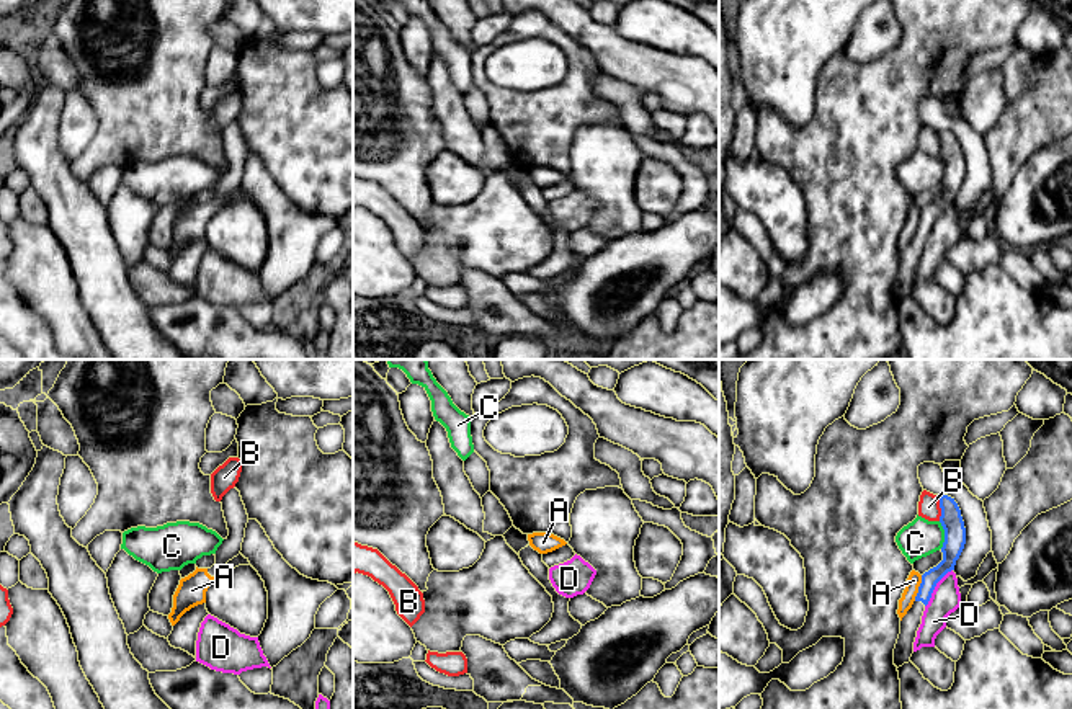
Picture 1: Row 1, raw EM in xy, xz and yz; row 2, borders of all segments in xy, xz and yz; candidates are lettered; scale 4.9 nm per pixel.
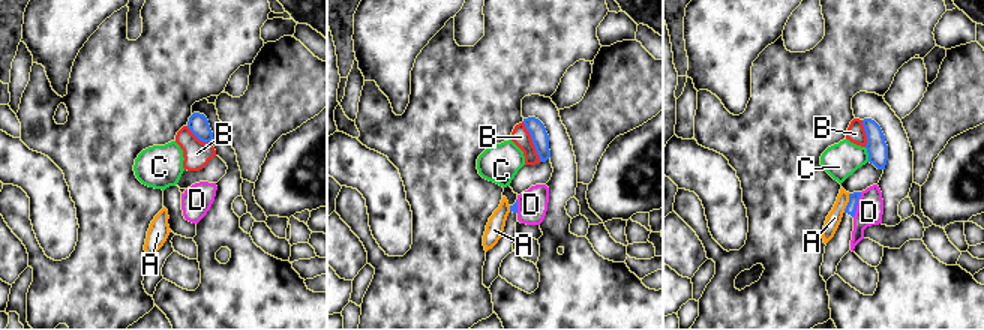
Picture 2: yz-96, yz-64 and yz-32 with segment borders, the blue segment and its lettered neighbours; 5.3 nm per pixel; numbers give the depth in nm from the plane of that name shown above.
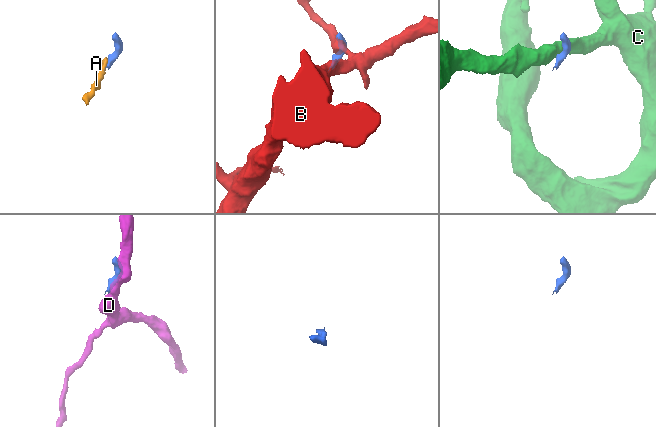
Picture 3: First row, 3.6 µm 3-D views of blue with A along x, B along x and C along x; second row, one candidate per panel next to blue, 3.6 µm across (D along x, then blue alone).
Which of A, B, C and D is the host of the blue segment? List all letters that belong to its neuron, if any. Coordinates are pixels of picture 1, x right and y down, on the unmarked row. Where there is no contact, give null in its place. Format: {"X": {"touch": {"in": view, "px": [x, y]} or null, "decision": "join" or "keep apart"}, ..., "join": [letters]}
{"A": {"touch": {"in": "yz", "px": [919, 222]}, "decision": "keep apart"}, "B": {"touch": {"in": "yz", "px": [940, 141]}, "decision": "keep apart"}, "C": {"touch": {"in": "yz", "px": [945, 169]}, "decision": "keep apart"}, "D": {"touch": {"in": "yz", "px": [933, 222]}, "decision": "keep apart"}, "join": []}

